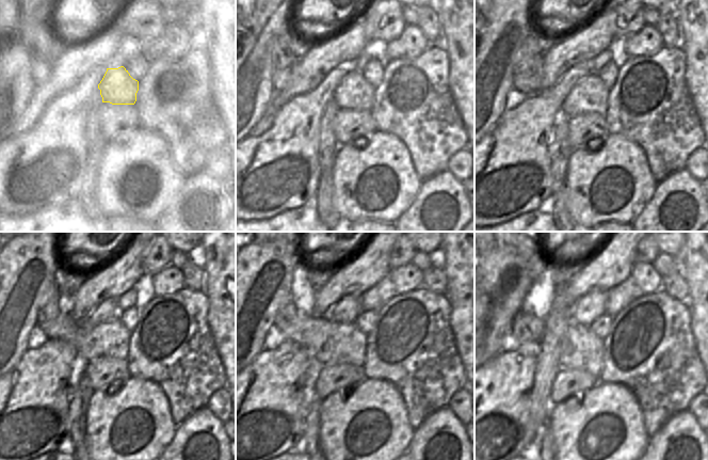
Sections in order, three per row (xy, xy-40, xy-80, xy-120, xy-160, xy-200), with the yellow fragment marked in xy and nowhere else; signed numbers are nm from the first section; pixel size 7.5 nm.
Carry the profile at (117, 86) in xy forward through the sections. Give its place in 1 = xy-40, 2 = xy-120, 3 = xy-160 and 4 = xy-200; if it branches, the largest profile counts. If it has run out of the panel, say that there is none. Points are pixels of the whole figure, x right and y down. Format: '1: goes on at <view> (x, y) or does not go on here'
1: goes on at xy-40 (354, 92)
2: goes on at xy-120 (113, 342)
3: goes on at xy-160 (335, 347)
4: goes on at xy-200 (583, 350)

